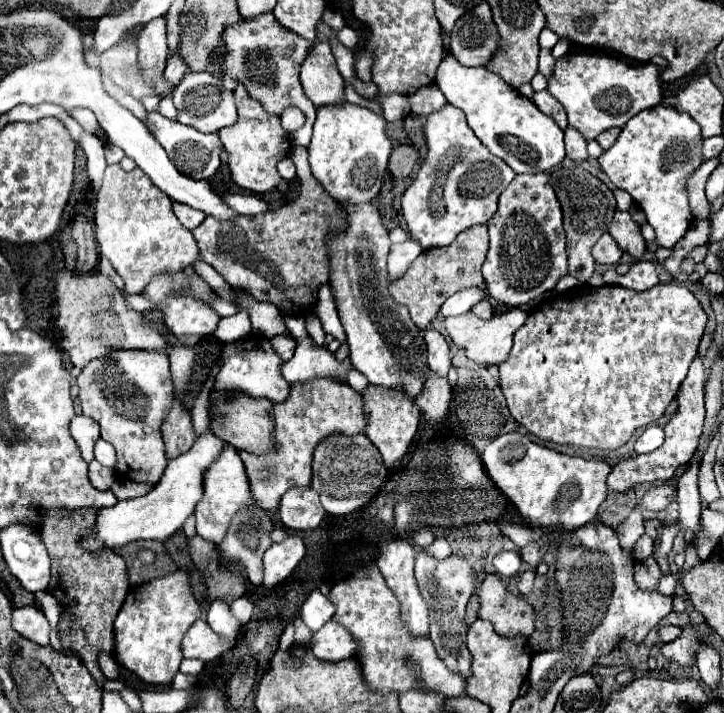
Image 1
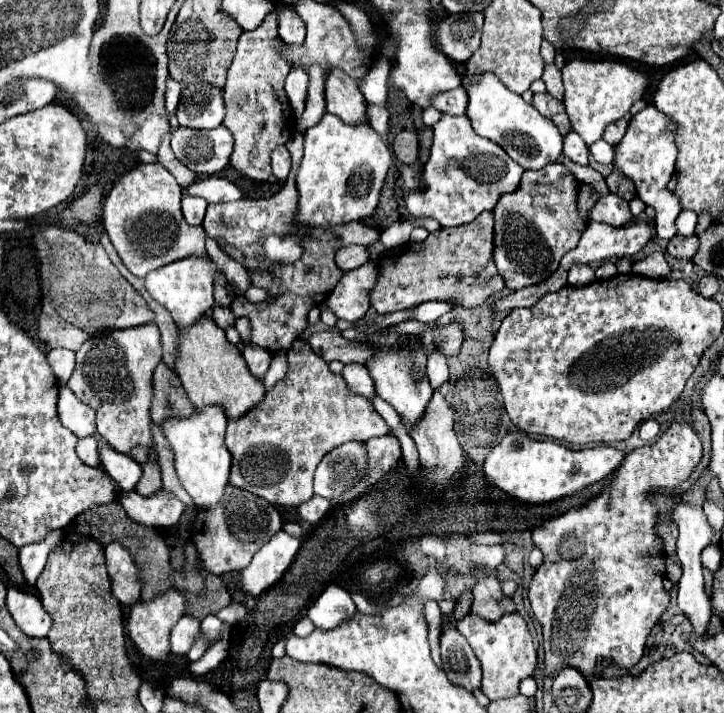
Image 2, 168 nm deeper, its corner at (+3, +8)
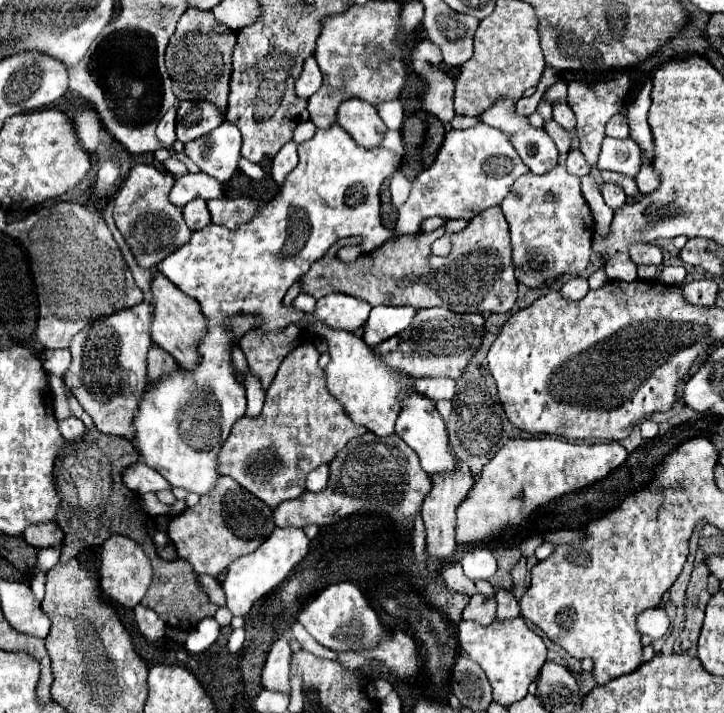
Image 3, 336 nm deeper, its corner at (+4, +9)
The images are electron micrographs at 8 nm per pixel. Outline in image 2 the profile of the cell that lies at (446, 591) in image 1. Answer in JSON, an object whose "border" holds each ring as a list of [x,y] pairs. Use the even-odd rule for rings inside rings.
{"border":[[[451,622],[443,624],[441,658],[443,670],[447,678],[451,678],[451,682],[463,686],[469,692],[481,688],[479,660],[475,658],[471,646],[467,646],[467,640],[457,632],[457,628]]]}

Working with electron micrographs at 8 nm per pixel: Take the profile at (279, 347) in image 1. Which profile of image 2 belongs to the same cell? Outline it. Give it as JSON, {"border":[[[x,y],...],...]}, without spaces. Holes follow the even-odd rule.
{"border":[[[295,340],[287,352],[287,374],[265,394],[265,400],[239,420],[229,420],[225,446],[233,456],[231,484],[249,490],[271,504],[297,508],[313,496],[313,472],[333,448],[357,440],[365,442],[389,432],[373,404],[349,394],[341,374],[333,374],[311,346]]]}

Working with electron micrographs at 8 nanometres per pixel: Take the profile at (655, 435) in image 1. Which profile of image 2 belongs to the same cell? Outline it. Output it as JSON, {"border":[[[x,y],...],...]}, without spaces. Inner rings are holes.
{"border":[[[653,418],[645,420],[645,422],[641,424],[641,428],[639,428],[639,436],[641,436],[643,442],[653,442],[653,440],[659,436],[659,432],[661,432],[661,426],[659,426],[659,422],[653,420]]]}

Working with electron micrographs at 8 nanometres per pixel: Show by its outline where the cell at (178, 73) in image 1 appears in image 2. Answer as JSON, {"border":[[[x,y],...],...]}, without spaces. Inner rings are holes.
{"border":[[[169,78],[167,80],[167,92],[165,92],[165,108],[167,108],[167,114],[175,114],[177,110],[177,104],[179,104],[179,98],[181,98],[181,82]]]}

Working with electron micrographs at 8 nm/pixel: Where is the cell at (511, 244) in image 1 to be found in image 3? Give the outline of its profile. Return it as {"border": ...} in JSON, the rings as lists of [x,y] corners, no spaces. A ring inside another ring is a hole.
{"border":[[[560,163],[544,175],[526,173],[518,177],[500,207],[510,225],[512,263],[518,283],[538,289],[546,279],[574,277],[588,265],[594,219],[580,191],[580,177],[570,175],[566,165]]]}

